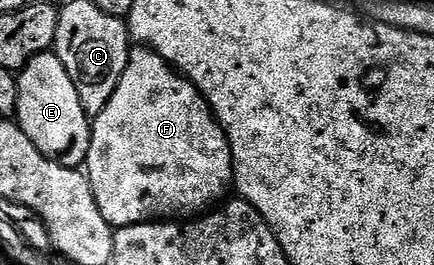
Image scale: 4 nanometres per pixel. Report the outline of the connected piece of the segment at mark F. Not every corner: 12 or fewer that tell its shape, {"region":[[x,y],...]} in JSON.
{"region":[[137,45],[91,123],[113,228],[188,220],[233,189],[196,85]]}

